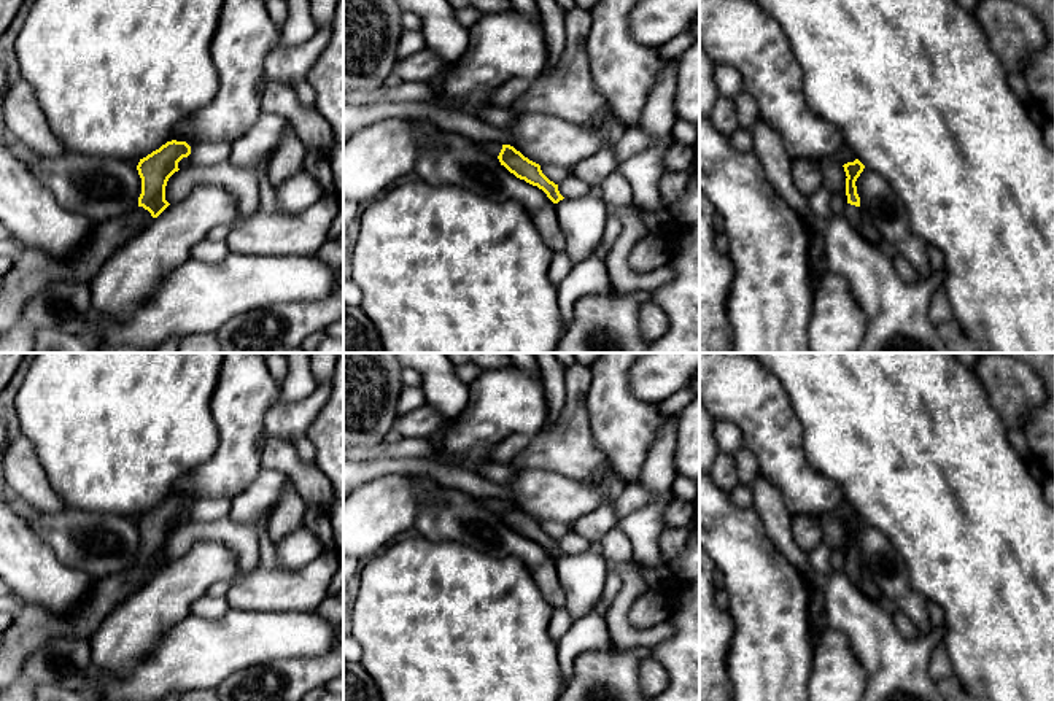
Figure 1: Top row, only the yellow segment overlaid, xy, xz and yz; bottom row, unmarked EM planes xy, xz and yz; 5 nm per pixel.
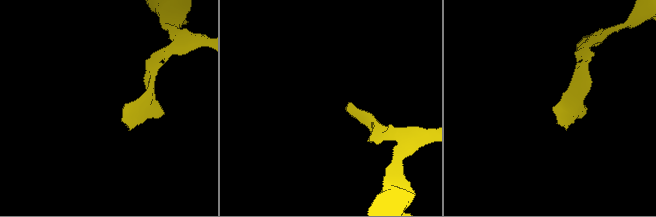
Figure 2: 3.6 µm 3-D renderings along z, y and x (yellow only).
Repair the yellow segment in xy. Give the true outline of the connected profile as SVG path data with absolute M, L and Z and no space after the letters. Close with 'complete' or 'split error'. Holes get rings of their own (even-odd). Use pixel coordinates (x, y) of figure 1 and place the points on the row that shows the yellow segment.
M167 141L140 159L141 178L138 207L129 215L95 224L89 238L67 256L57 259L38 248L24 248L3 277L0 289L0 335L22 321L24 307L57 281L87 283L116 250L145 229L170 203L165 200L169 178L178 172L178 162L191 154L186 141Z; split error

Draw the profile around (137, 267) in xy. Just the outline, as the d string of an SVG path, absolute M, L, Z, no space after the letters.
M202 183L180 202L170 203L137 235L121 245L89 281L92 312L105 318L129 318L157 285L191 258L191 250L216 224L237 219L237 200L226 189Z

